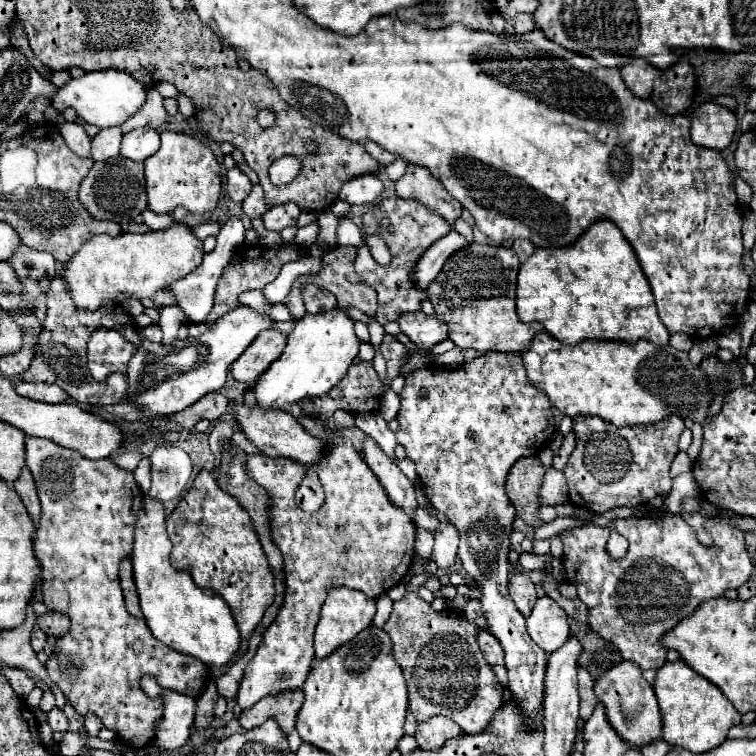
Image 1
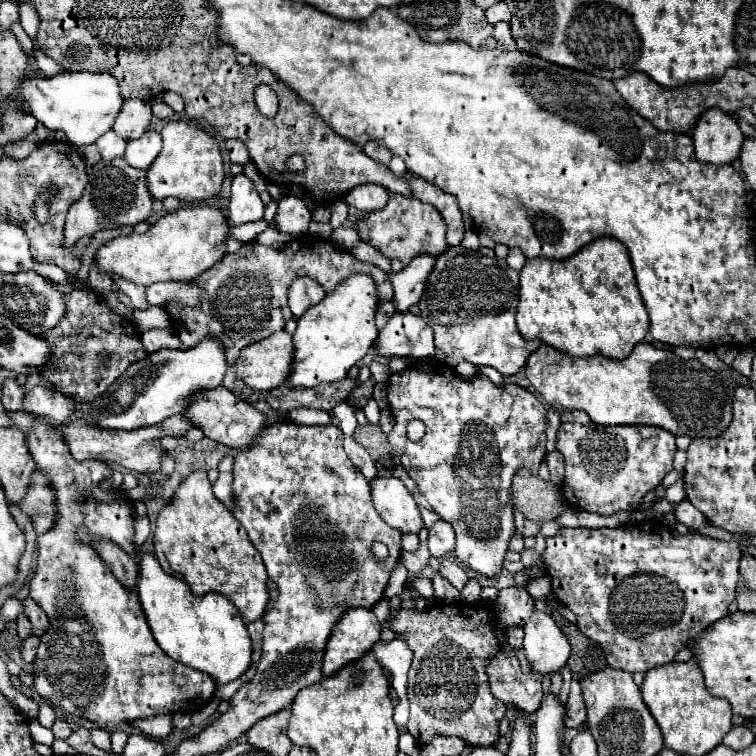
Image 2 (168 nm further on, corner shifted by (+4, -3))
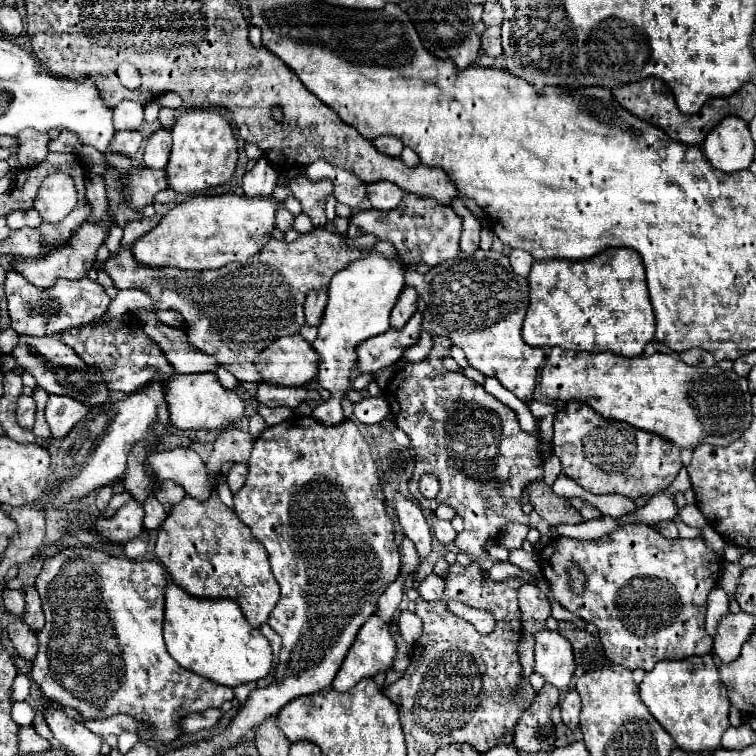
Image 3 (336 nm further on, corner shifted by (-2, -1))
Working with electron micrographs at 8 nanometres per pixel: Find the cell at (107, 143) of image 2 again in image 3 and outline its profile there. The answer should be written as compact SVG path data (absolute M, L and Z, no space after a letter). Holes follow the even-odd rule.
M116 131L110 141L110 149L114 153L134 157L134 153L140 149L140 143L142 143L142 135L138 131Z

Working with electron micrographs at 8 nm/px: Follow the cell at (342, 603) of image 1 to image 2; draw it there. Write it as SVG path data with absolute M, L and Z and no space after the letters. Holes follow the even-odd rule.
M358 607L344 613L326 645L324 677L330 677L336 669L360 659L362 653L372 651L374 643L380 639L380 631L382 627L370 609Z

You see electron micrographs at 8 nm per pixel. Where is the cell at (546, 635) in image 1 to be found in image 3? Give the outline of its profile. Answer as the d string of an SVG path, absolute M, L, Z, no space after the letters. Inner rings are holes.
M548 627L538 631L534 639L534 673L542 675L546 683L554 685L558 691L566 691L576 669L570 641Z

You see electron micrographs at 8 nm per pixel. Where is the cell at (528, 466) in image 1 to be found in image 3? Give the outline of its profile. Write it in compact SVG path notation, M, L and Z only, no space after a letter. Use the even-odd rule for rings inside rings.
M544 481L528 485L528 501L534 507L534 511L550 525L584 521L582 515L564 497L558 497L556 493L552 493L552 489Z

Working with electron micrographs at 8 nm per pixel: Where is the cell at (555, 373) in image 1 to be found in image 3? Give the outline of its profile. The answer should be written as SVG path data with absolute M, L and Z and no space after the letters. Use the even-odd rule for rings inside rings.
M552 347L540 371L540 391L552 401L582 401L606 419L626 421L632 427L652 431L664 439L670 439L680 449L694 449L698 443L704 441L712 445L728 445L736 441L750 425L748 377L740 377L734 371L724 371L720 367L692 367L680 361L676 355L666 353L652 353L626 359L608 351L582 353Z

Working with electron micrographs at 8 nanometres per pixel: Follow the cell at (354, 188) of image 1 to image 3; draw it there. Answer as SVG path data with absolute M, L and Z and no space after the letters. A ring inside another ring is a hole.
M390 181L370 183L368 191L366 191L366 197L368 197L370 205L374 209L382 209L382 211L390 211L390 209L398 207L402 195L404 195L404 191Z

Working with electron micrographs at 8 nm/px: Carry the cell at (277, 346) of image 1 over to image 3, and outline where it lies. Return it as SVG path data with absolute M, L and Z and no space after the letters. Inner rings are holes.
M288 335L272 341L264 351L260 351L254 359L256 371L260 371L264 383L272 385L288 385L302 387L314 379L314 371L318 371L318 355L314 355L312 345L302 335Z

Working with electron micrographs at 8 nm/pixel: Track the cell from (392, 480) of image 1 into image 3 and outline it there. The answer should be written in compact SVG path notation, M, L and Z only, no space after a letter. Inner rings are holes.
M400 491L394 493L394 509L396 509L398 521L400 521L406 537L414 541L420 559L424 559L432 549L432 529L424 517L422 509L414 501L404 497Z

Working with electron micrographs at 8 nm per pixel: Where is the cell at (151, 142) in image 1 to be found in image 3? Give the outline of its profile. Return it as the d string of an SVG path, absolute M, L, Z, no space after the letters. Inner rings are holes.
M168 129L154 131L144 143L144 165L154 169L164 169L168 163L168 155L172 149L172 137Z

